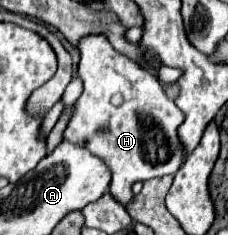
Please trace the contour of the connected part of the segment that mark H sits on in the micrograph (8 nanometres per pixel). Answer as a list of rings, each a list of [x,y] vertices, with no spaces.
[[[85,35],[79,39],[77,47],[81,53],[77,75],[83,81],[83,95],[73,105],[73,115],[63,131],[63,137],[75,145],[87,147],[87,151],[103,159],[111,171],[111,195],[127,205],[134,197],[131,185],[135,181],[173,175],[179,169],[183,161],[183,147],[177,139],[177,127],[183,123],[183,113],[175,107],[173,97],[163,91],[157,77],[151,71],[139,67],[139,63],[131,63],[131,59],[119,55],[107,37]]]

